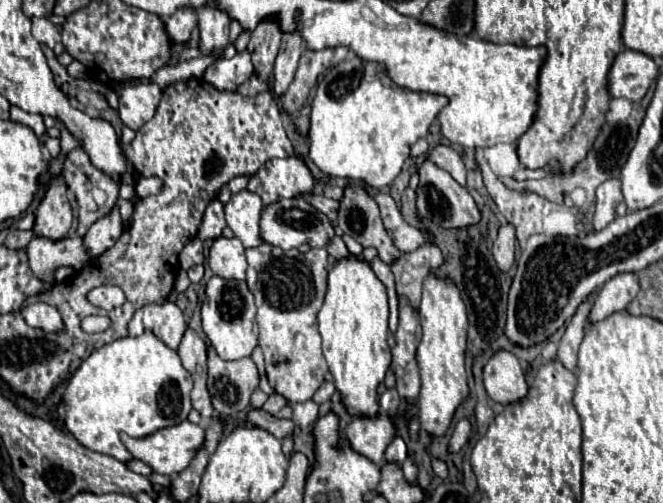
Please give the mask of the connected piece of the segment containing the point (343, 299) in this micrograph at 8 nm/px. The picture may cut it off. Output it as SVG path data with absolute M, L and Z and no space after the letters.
M349 253L331 267L327 295L317 319L323 337L323 355L349 413L375 415L379 411L377 385L383 381L391 363L391 351L387 345L389 305L385 285L377 279L367 261Z

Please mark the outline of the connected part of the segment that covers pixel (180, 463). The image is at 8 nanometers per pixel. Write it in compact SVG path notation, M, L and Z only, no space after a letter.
M181 421L179 425L159 429L141 439L133 439L133 437L121 433L121 441L135 459L141 459L143 463L147 463L155 473L173 475L173 473L181 473L191 463L195 451L201 449L201 443L205 441L205 433L203 433L201 425L195 425L191 421Z

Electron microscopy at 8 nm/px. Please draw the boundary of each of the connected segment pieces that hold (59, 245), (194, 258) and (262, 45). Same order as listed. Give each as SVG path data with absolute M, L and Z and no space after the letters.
M33 235L27 245L29 265L39 279L53 281L53 271L61 265L69 265L75 271L81 271L89 261L89 253L83 245L83 237L65 237L59 241Z
M193 237L179 253L179 267L189 269L197 263L203 263L203 259L205 259L203 257L203 243L197 237Z
M267 17L263 19L251 33L251 41L247 45L251 57L253 57L253 65L255 65L255 75L245 81L237 91L241 95L257 95L261 91L267 91L269 87L269 77L273 71L273 63L279 51L279 43L281 43L281 27L275 19Z

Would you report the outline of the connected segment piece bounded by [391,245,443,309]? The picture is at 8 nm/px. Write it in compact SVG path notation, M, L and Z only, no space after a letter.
M421 245L411 253L401 253L401 257L391 265L397 293L409 297L409 301L417 309L421 301L421 283L425 275L435 273L441 267L441 263L443 257L437 245Z

